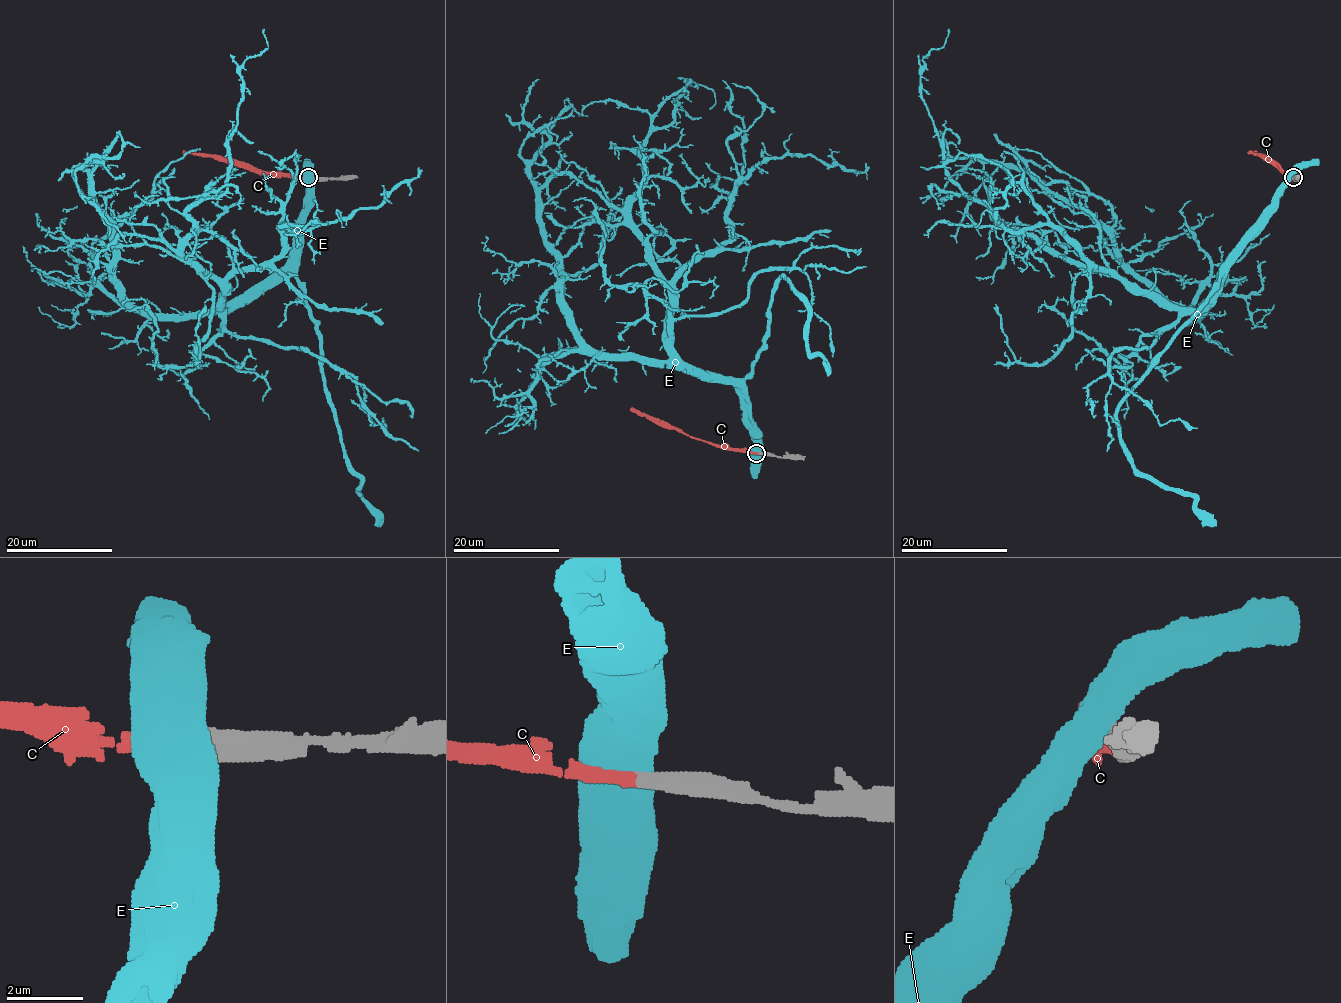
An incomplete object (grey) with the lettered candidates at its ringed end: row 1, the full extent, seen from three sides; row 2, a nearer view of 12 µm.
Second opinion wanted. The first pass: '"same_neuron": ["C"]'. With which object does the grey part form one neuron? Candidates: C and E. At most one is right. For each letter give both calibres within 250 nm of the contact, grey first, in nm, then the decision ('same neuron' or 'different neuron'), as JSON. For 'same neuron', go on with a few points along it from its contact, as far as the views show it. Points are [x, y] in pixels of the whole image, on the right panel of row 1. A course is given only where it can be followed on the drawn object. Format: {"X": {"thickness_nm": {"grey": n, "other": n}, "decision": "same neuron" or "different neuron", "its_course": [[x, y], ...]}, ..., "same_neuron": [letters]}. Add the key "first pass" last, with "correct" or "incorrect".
{"C": {"thickness_nm": {"grey": 480, "other": 480}, "decision": "same neuron", "its_course": [[1293, 177], [1268, 157], [1249, 151]]}, "E": {"thickness_nm": {"grey": 440, "other": 950}, "decision": "different neuron"}, "same_neuron": ["C"], "first pass": "correct"}

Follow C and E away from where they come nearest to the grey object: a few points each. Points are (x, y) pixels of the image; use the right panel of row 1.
C: (1293, 177), (1268, 157), (1249, 151)
E: (1293, 177), (1195, 309), (1166, 308), (1006, 229), (952, 179), (920, 68), (948, 28)

